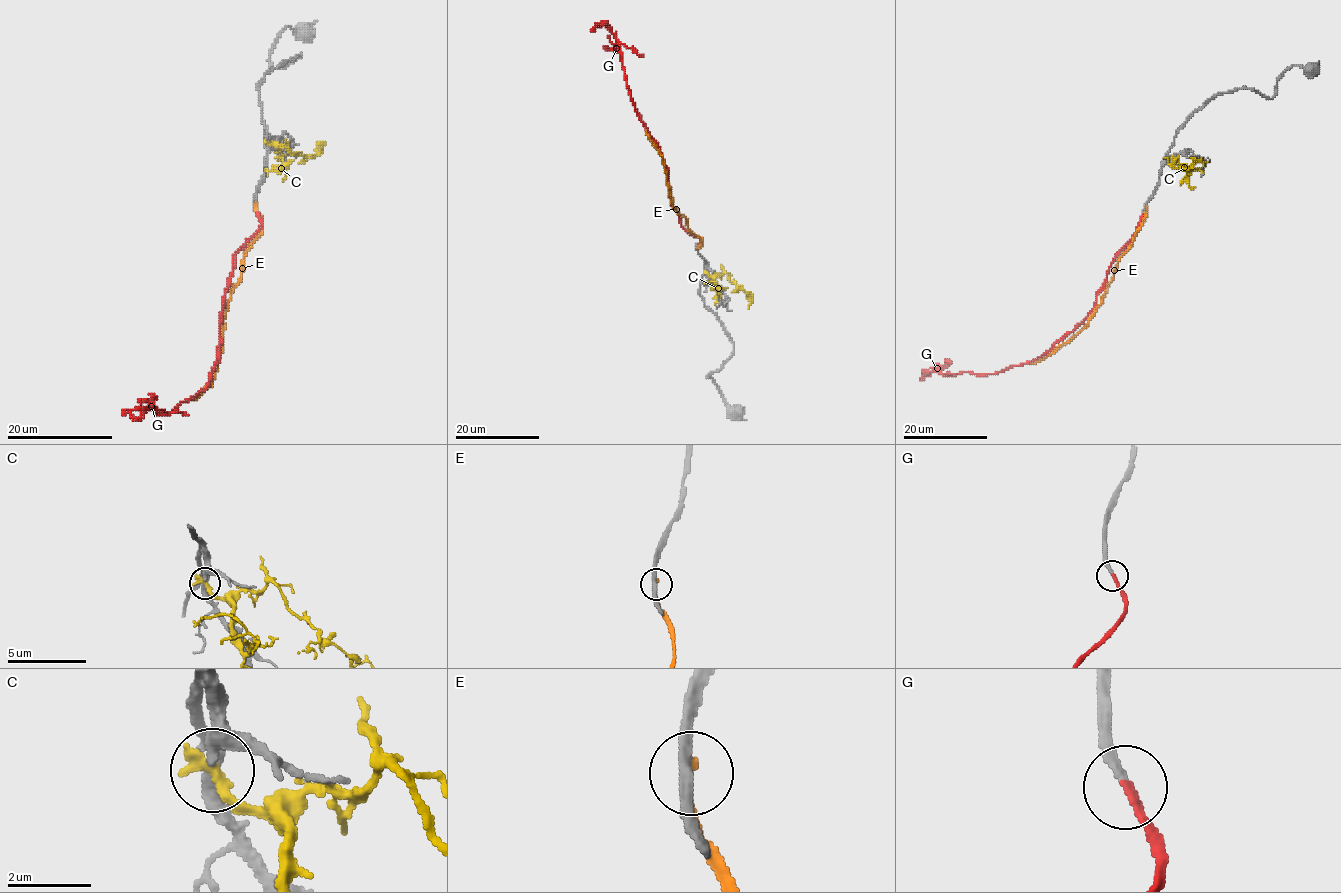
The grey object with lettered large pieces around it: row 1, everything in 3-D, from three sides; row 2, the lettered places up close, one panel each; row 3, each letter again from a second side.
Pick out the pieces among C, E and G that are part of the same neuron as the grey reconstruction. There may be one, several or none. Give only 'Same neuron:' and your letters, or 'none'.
Same neuron: G

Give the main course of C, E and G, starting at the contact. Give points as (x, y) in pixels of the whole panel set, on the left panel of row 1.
C: (268, 142), (278, 144), (292, 155), (313, 157), (317, 145), (324, 145), (323, 142)
E: (256, 203), (261, 232), (245, 254), (241, 276), (228, 300), (223, 317), (222, 347), (211, 381), (190, 400)
G: (257, 213), (261, 228), (235, 254), (208, 383), (172, 413), (131, 412), (143, 416)

